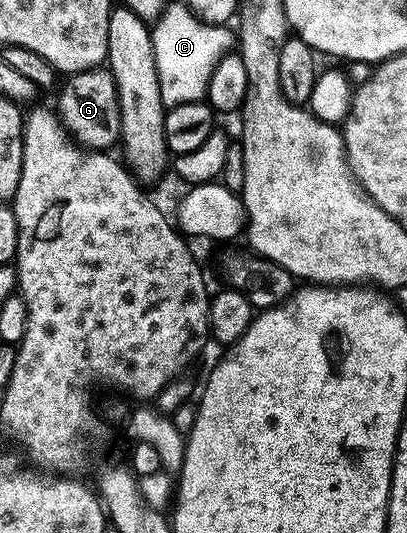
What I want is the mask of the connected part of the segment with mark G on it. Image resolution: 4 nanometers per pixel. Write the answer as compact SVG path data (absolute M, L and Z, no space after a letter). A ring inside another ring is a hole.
M109 69L79 71L71 74L62 87L62 96L58 99L57 114L63 127L83 148L110 149L119 142L122 133L122 118L118 108L118 90Z

